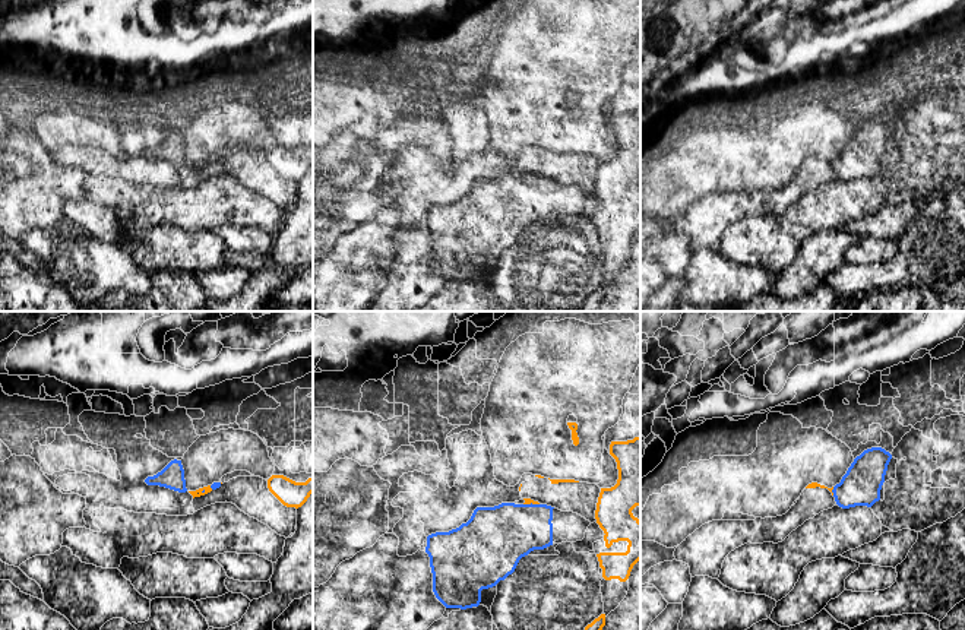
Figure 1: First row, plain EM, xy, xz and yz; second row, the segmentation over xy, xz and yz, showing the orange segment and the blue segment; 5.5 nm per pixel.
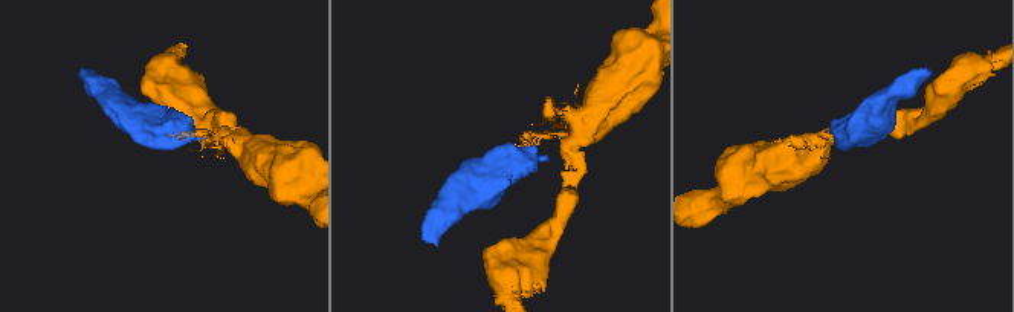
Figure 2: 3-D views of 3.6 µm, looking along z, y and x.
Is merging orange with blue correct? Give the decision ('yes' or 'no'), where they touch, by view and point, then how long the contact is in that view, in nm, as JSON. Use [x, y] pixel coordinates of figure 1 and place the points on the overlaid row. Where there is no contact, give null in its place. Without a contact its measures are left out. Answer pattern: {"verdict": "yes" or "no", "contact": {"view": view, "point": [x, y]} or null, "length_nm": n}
{"verdict": "no", "contact": {"view": "xz", "point": [531, 502]}, "length_nm": 90}

